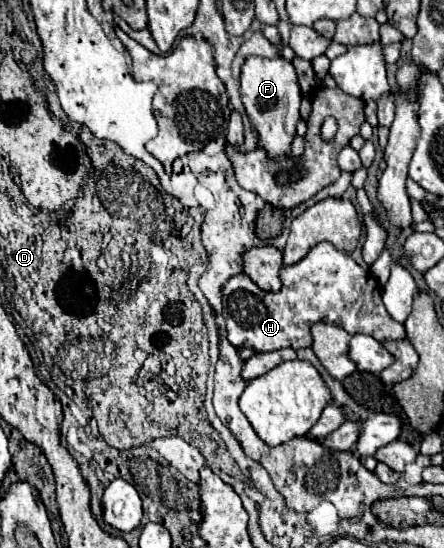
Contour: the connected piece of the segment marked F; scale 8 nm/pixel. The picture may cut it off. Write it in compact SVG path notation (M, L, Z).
M280 55L274 59L262 57L246 59L240 77L240 93L250 123L258 133L258 143L268 151L268 157L274 159L280 155L288 155L290 143L296 135L296 123L300 119L298 109L302 99L294 65Z

